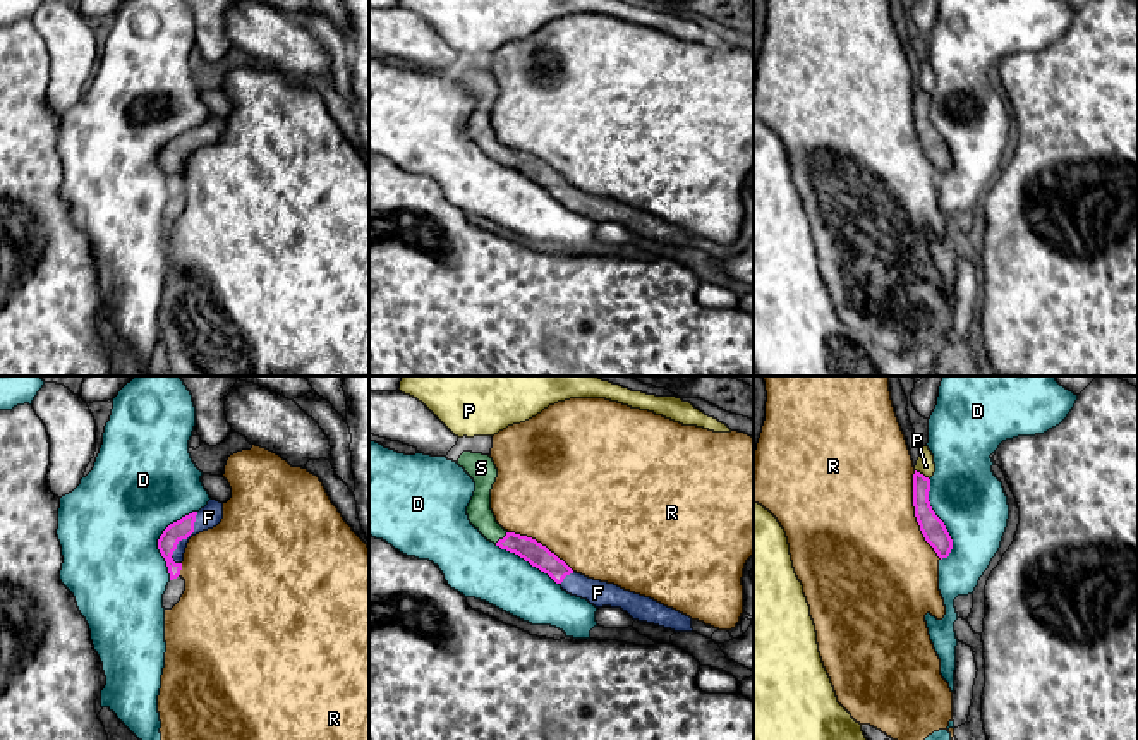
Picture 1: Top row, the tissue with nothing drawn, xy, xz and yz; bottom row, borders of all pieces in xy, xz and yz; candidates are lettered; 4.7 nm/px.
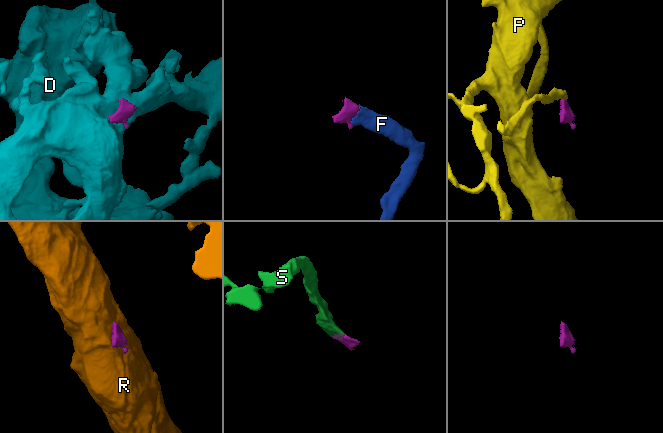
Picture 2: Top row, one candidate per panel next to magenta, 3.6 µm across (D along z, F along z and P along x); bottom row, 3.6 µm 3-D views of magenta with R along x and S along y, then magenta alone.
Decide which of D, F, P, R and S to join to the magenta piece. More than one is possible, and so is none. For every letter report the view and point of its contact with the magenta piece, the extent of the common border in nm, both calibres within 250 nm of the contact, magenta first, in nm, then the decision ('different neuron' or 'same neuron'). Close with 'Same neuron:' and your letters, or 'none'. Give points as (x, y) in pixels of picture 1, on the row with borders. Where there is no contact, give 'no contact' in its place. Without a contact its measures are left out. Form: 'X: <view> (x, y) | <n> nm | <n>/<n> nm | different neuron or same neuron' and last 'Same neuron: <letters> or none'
D: yz (941, 521) | 380 nm | 120/320 nm | different neuron
F: xy (184, 538) | 260 nm | 90/110 nm | same neuron
P: yz (922, 474) | 90 nm | 110/90 nm | different neuron
R: yz (915, 515) | 440 nm | 120/500 nm | different neuron
S: xz (503, 538) | 90 nm | 110/120 nm | same neuron
Same neuron: F, S

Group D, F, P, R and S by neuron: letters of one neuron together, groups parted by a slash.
D / F S / P / R

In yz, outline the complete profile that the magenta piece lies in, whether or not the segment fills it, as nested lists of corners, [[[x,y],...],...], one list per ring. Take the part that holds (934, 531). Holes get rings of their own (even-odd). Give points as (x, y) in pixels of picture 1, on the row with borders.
[[[913,474],[913,506],[915,517],[925,541],[934,548],[937,556],[947,558],[953,549],[953,539],[944,522],[935,515],[929,501],[930,479],[923,474]]]

